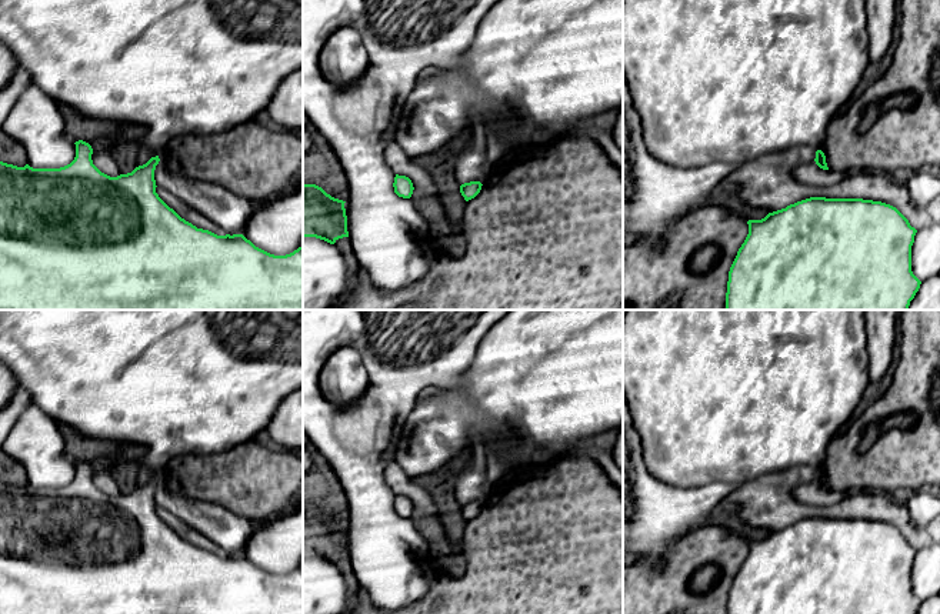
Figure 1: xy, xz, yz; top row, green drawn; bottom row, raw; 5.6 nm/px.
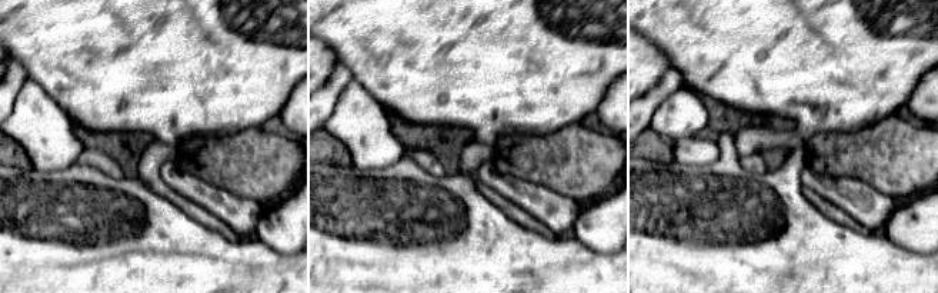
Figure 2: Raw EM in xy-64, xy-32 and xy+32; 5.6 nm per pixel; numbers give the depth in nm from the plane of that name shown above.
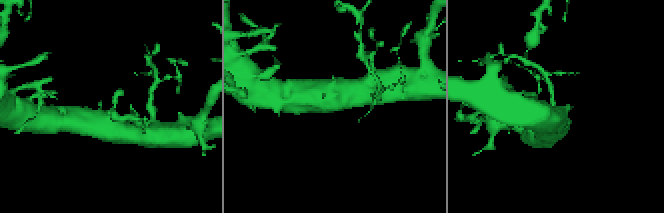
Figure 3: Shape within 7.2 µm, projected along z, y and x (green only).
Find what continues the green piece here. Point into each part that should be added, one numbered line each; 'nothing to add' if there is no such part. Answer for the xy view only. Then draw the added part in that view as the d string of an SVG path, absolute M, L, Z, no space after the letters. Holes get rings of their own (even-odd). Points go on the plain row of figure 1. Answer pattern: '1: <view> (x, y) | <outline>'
nothing to add

